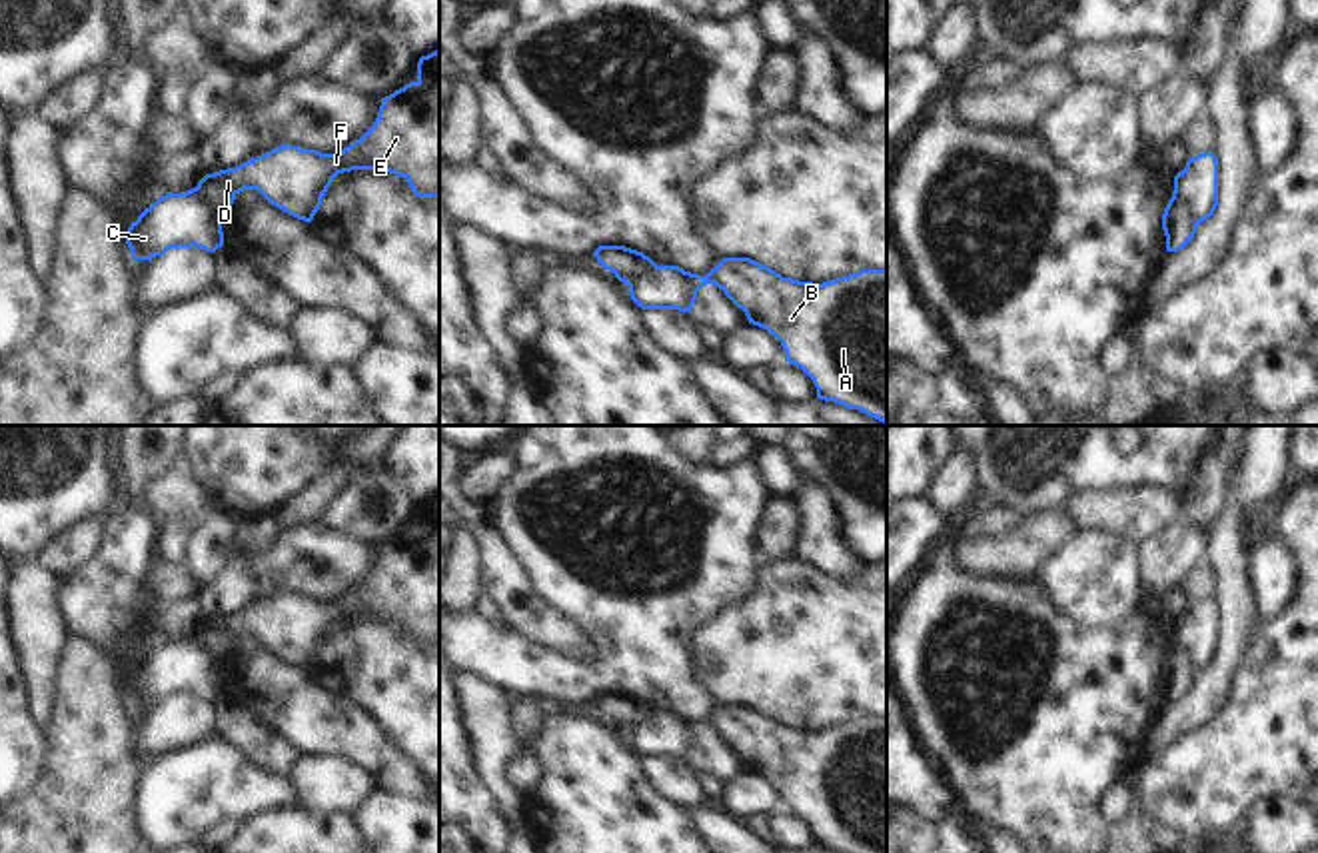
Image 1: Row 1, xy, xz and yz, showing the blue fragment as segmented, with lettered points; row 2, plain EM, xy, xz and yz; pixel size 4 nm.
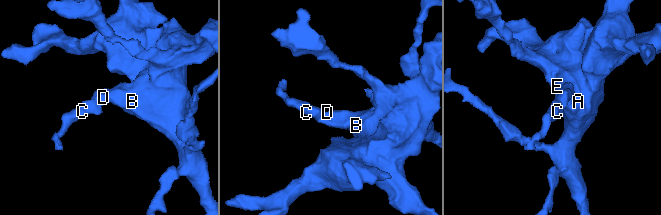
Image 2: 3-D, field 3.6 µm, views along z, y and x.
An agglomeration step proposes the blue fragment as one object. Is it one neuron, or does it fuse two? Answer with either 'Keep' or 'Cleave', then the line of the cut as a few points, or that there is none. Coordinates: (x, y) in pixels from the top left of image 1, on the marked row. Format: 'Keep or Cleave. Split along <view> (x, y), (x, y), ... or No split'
Cleave. Split along yz (1173, 196), (1189, 210), (1197, 224)

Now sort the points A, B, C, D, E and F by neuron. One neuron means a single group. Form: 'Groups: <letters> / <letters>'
Groups: A B D E F / C

